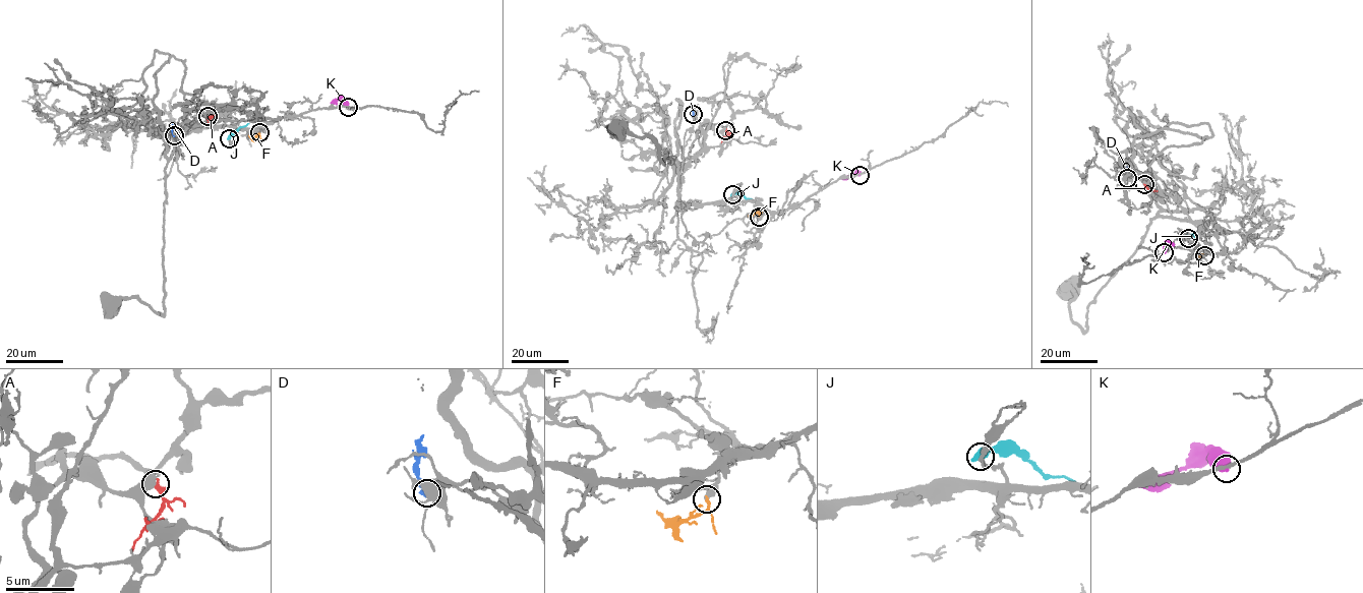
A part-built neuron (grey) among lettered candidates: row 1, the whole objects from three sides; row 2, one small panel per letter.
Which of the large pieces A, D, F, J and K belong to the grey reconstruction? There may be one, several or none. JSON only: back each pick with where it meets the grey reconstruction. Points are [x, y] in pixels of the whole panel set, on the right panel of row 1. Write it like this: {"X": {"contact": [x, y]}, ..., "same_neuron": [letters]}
{"F": {"contact": [1204, 255]}, "same_neuron": ["F"]}

